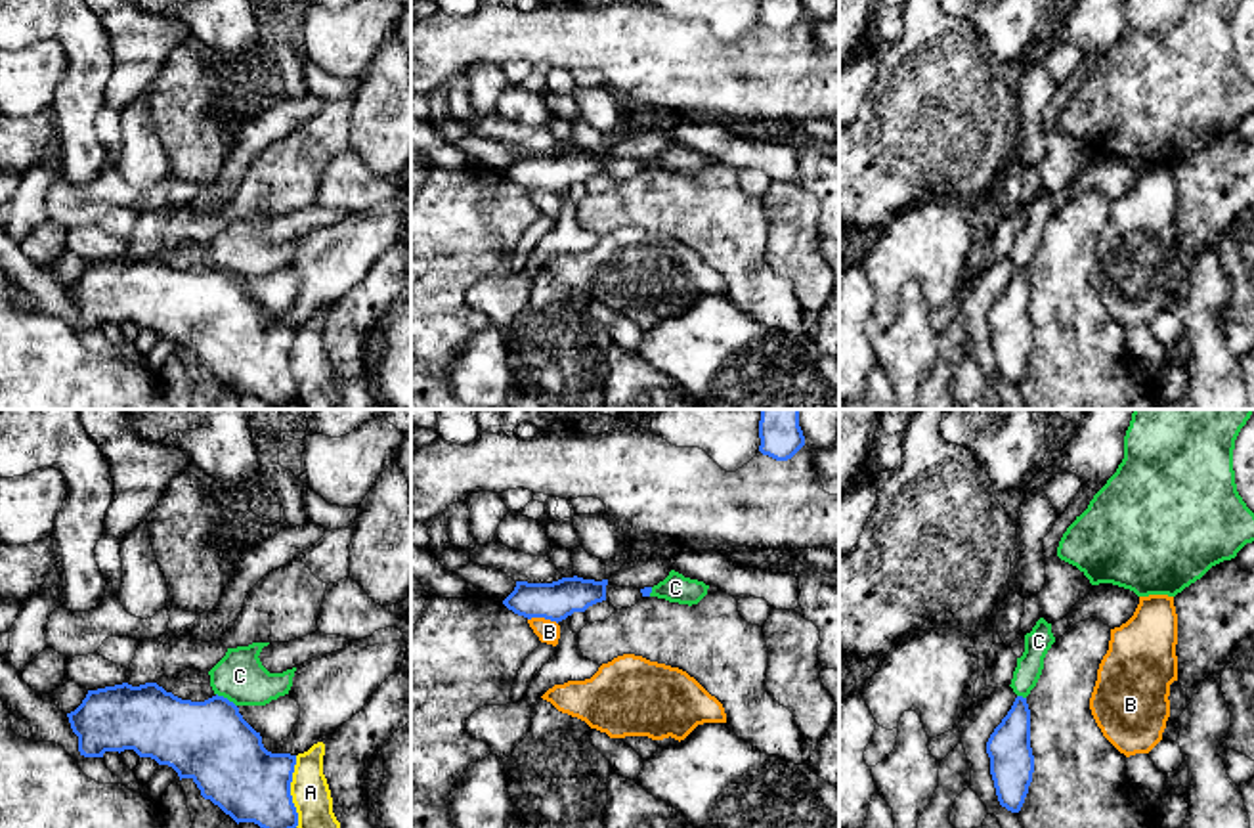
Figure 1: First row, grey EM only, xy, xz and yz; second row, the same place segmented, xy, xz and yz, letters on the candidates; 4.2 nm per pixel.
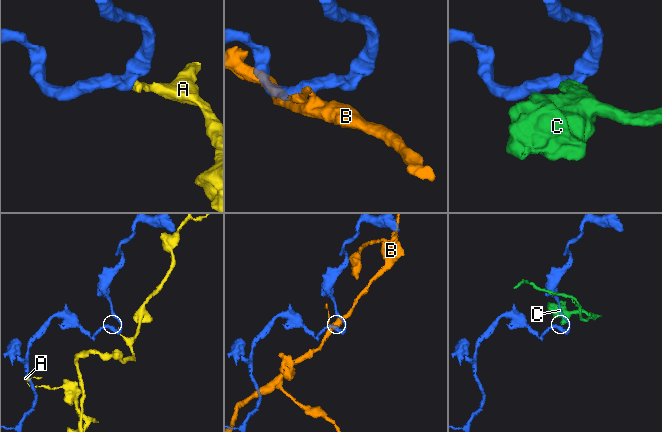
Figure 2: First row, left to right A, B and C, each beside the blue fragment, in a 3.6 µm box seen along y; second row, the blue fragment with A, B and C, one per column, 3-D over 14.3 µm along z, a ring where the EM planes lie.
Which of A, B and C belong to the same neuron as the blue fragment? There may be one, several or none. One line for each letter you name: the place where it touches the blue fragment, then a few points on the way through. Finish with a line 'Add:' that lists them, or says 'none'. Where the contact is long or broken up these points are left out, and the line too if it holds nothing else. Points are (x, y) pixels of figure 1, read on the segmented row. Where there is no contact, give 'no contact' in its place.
Add: none

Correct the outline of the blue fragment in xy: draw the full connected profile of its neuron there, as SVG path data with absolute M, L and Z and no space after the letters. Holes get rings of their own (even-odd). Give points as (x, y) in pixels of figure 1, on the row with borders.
M122 683L88 690L82 704L67 717L84 757L134 750L140 757L151 757L159 765L172 767L180 780L191 778L201 795L218 805L237 824L254 822L260 828L298 826L298 813L291 795L296 755L268 752L260 732L224 696L216 694L205 702L191 702L166 692L157 683L140 686Z

